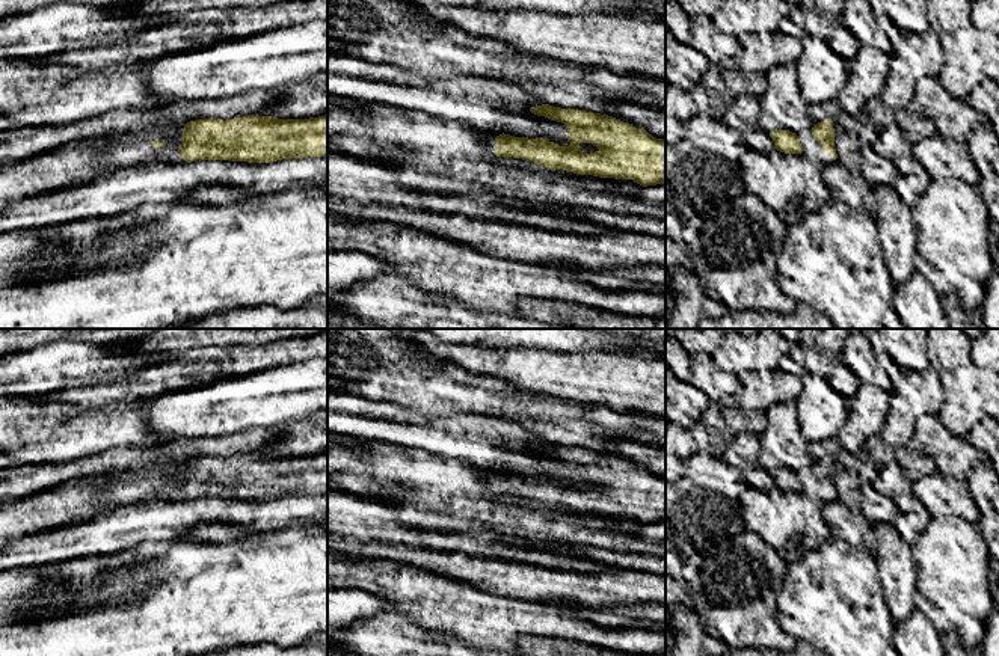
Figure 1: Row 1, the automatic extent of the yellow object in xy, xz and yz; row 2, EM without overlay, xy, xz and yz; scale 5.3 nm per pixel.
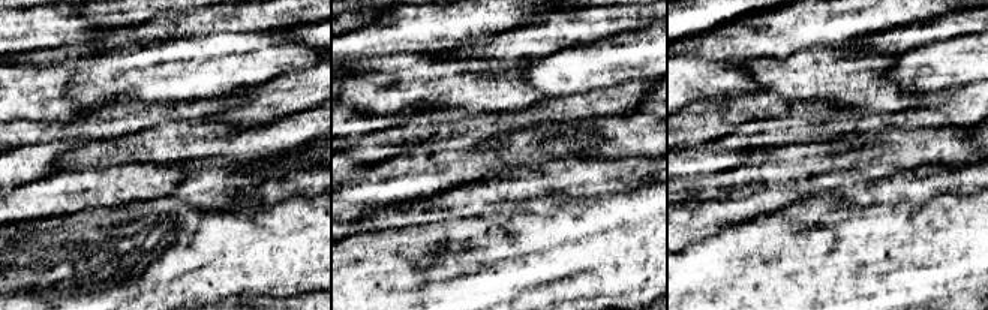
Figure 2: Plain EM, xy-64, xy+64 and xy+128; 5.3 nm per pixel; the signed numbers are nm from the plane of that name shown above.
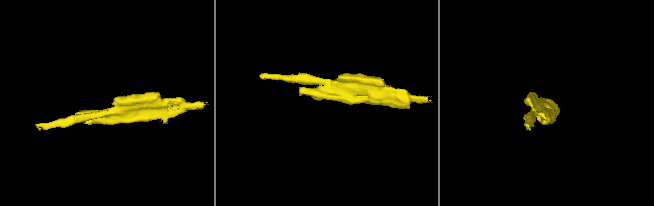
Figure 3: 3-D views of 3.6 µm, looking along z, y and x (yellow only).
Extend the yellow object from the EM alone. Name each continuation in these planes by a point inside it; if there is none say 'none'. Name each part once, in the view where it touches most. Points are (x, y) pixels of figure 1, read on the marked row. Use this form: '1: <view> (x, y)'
1: yz (812, 150)

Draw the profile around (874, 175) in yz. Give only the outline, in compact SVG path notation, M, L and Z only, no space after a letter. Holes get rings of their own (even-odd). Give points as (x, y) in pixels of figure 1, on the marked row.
M880 152L875 164L862 161L859 169L871 187L889 185L899 195L907 207L914 207L919 195L908 185L908 181L883 152Z

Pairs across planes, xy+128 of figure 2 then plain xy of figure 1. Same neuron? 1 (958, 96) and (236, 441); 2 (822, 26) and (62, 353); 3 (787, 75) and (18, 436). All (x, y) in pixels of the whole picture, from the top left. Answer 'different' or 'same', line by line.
1: same
2: same
3: same

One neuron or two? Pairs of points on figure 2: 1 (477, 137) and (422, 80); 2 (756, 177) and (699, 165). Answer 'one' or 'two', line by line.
1: two
2: one

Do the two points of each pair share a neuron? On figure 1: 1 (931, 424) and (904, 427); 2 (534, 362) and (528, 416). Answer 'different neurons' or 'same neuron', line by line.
1: different neurons
2: different neurons

